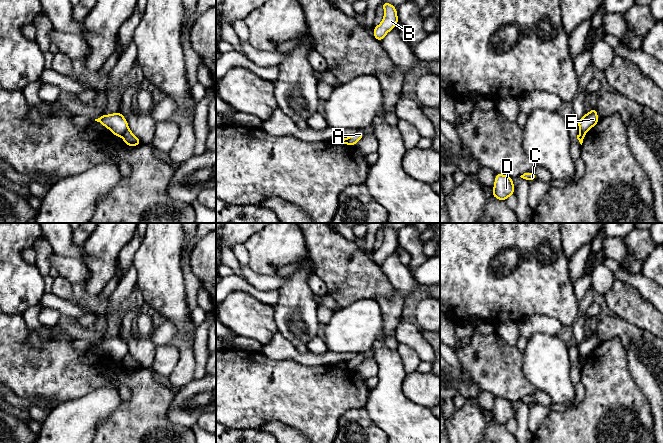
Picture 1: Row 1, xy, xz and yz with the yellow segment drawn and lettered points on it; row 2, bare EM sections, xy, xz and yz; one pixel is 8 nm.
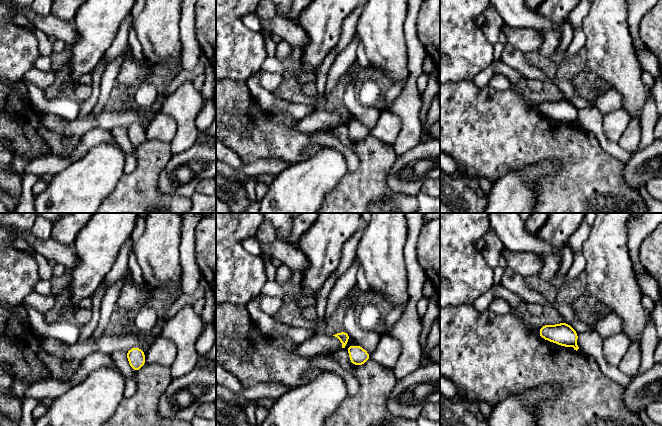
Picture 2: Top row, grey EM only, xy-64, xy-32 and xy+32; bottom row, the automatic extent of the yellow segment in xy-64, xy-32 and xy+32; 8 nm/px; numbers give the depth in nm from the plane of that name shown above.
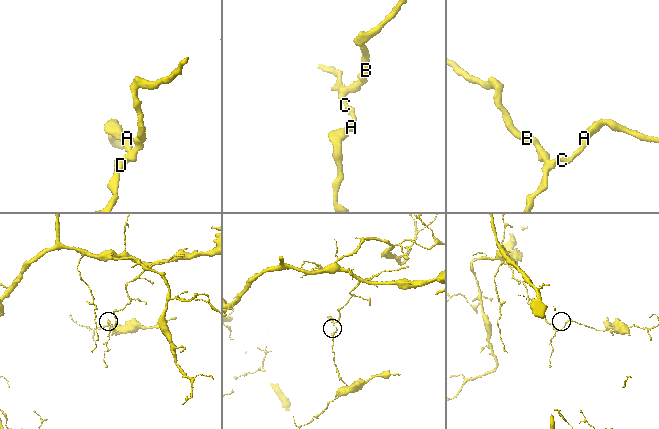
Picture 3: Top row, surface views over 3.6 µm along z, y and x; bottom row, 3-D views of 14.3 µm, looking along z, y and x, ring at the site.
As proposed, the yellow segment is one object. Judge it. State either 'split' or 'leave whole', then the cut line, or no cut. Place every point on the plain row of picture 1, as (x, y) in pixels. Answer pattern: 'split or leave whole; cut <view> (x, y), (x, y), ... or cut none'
split; cut xy (128, 352), (122, 361)

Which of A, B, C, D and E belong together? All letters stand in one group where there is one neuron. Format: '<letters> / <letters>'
A B C D / E

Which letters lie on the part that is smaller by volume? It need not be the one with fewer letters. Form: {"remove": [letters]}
{"remove": ["E"]}

